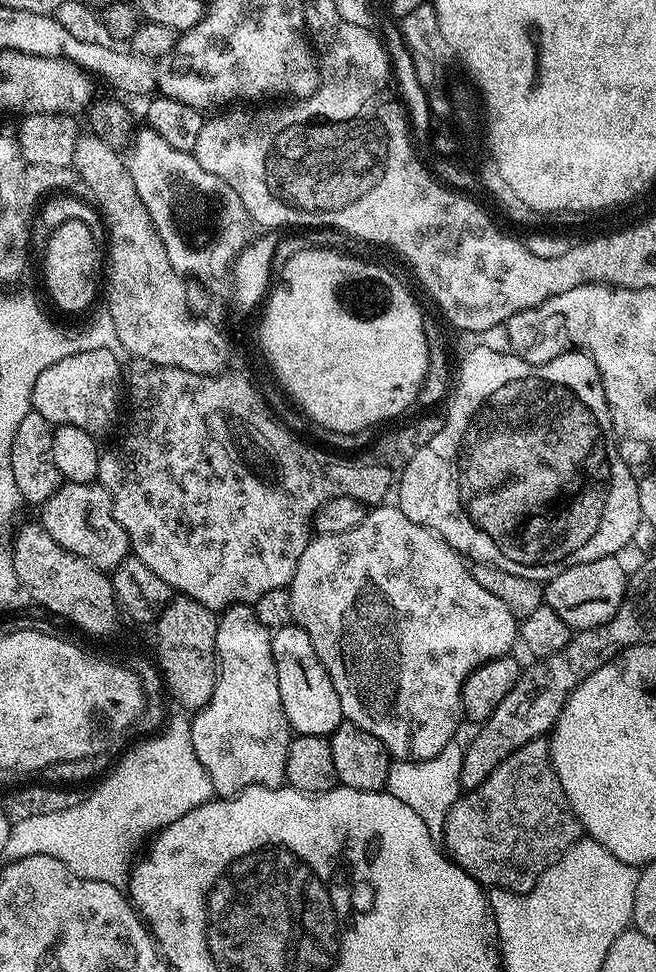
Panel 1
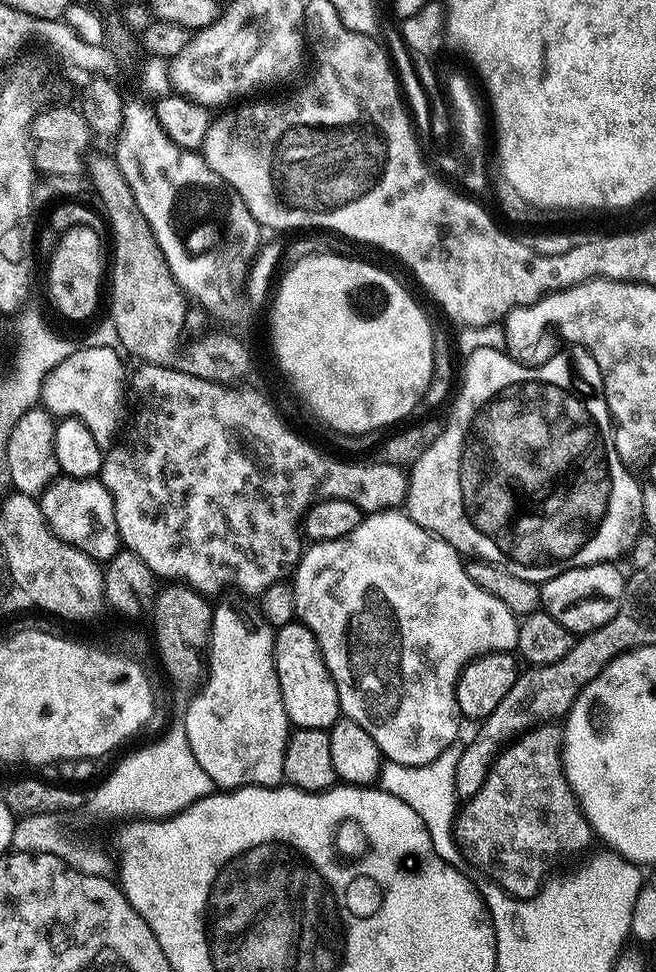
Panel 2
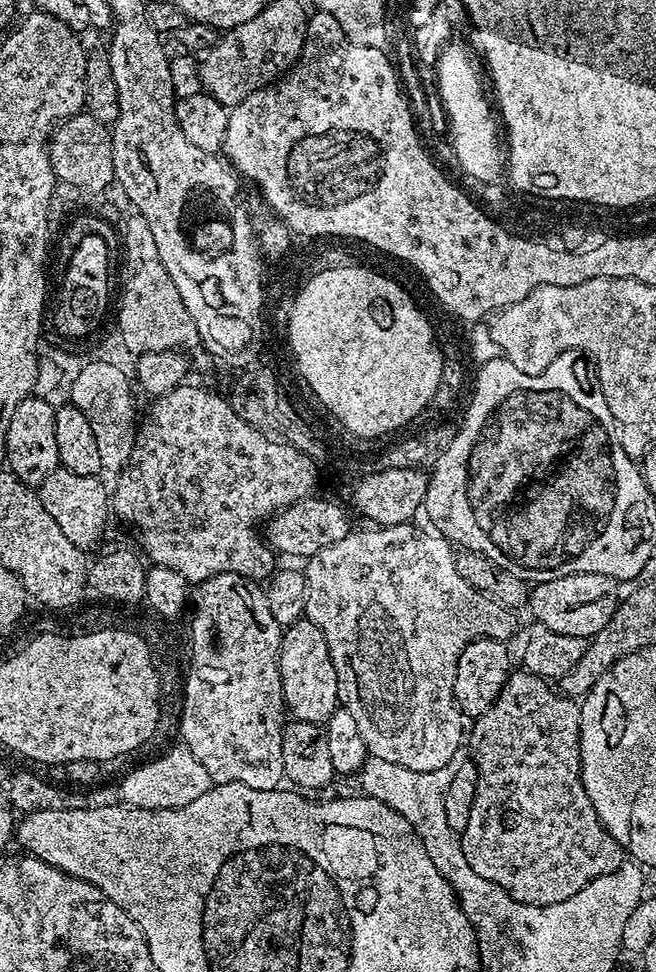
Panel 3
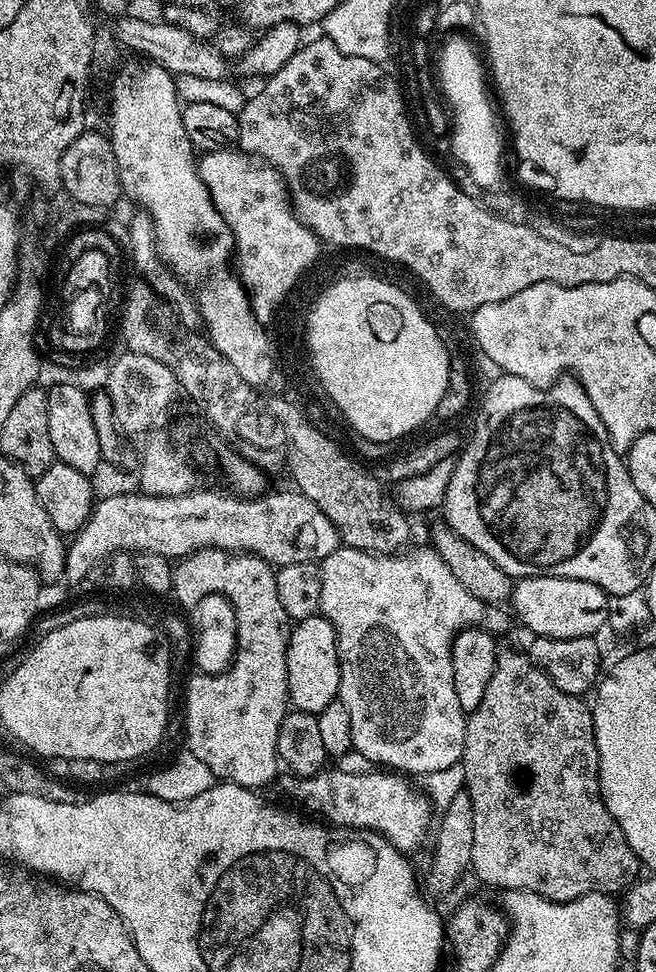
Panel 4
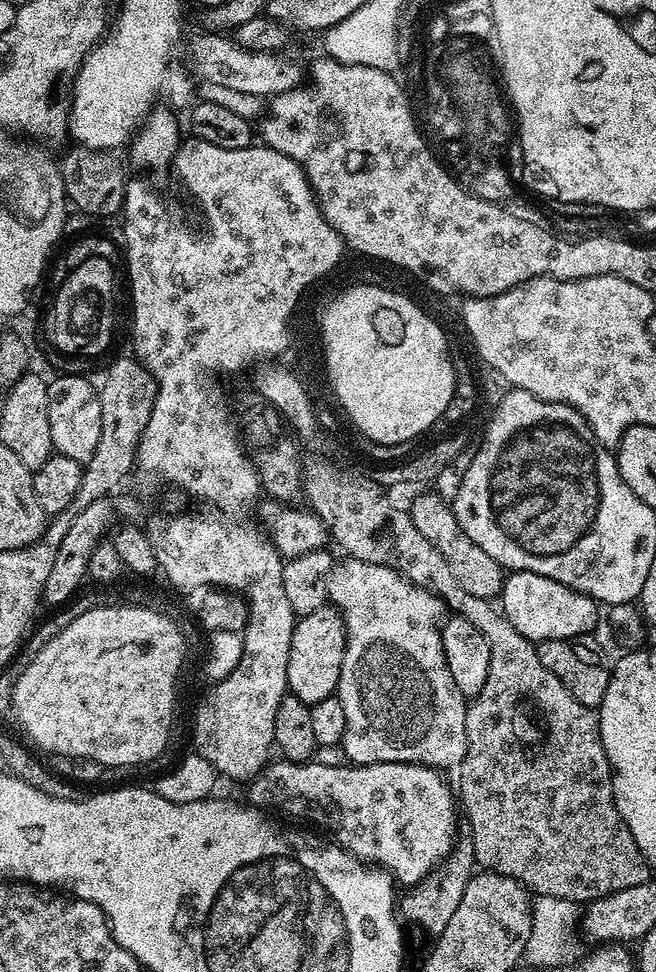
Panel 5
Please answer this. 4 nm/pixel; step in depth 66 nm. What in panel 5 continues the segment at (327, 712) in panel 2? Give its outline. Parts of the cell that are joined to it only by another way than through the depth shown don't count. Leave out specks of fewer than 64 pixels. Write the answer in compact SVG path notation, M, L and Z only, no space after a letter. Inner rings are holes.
M331 603L324 604L311 614L299 617L290 642L290 662L286 666L288 692L309 706L330 698L339 689L342 658L346 650L344 616Z

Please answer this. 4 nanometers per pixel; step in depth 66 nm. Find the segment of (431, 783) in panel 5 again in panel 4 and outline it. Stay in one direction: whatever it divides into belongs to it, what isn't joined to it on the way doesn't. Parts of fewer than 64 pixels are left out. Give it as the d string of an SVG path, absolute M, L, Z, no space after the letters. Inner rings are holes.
M325 770L313 776L284 774L278 785L292 800L301 804L301 809L309 808L317 817L336 824L365 824L377 833L391 838L405 853L412 851L424 840L428 832L429 799L423 794L414 794L408 789L403 777L384 770L367 772L341 772ZM376 771L376 772L375 772ZM284 776L284 777L283 777ZM304 807L304 808L303 808ZM320 815L320 816L319 816ZM328 819L328 820L327 820ZM336 823L336 824L335 824Z

